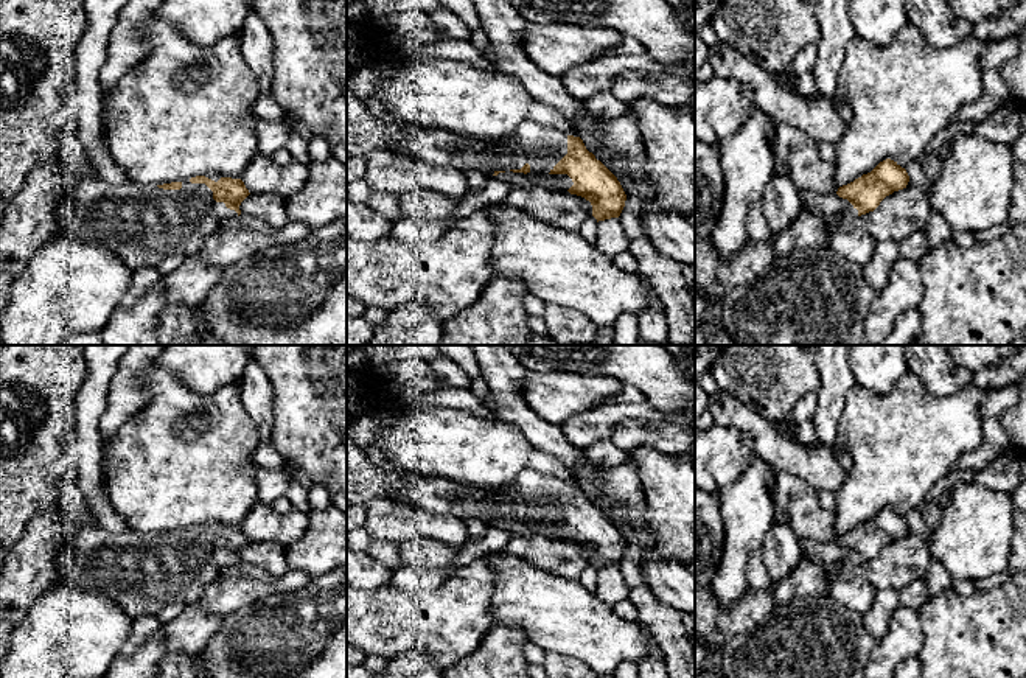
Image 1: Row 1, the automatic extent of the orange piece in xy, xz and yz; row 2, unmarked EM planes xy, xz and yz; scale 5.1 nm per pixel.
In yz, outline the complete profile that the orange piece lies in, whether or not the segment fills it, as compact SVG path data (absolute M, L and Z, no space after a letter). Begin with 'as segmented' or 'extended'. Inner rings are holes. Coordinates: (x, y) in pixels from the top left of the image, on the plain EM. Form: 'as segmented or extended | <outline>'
extended | M886 507L871 521L838 536L836 543L850 550L844 566L855 569L858 564L874 560L880 550L894 540L906 536L909 524L897 510Z

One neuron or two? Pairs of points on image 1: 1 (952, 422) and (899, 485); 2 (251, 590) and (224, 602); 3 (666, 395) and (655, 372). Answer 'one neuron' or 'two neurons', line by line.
1: one neuron
2: one neuron
3: one neuron

